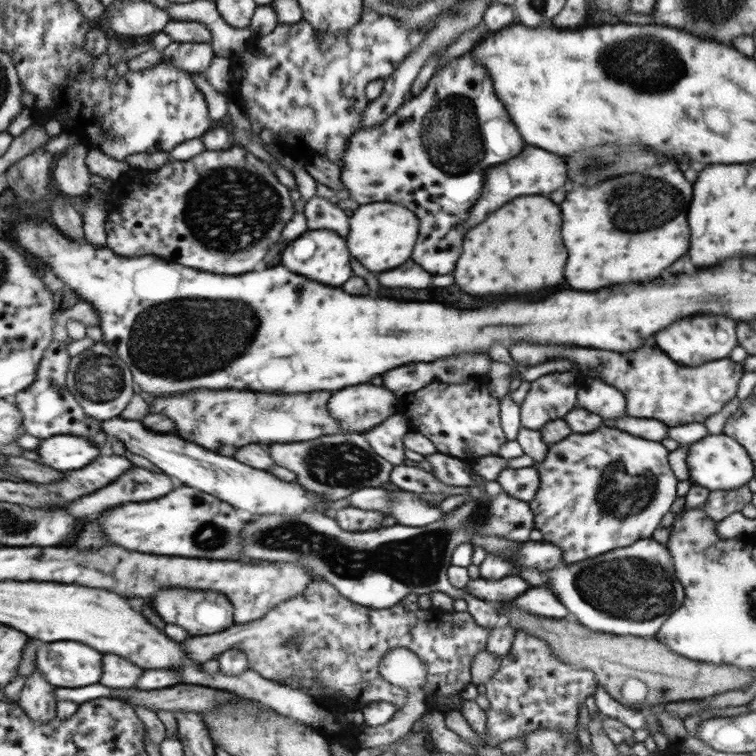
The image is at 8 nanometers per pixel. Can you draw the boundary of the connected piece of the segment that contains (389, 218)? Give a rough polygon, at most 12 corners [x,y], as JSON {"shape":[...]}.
{"shape":[[401,204],[356,205],[348,248],[370,272],[412,256],[419,220]]}

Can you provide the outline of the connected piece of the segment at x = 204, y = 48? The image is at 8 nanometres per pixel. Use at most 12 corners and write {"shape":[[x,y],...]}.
{"shape":[[175,42],[164,62],[205,72],[215,59],[210,43]]}

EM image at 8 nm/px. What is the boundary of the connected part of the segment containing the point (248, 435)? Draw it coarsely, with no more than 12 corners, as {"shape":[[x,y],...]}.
{"shape":[[196,390],[149,399],[178,436],[234,457],[342,432],[332,392]]}

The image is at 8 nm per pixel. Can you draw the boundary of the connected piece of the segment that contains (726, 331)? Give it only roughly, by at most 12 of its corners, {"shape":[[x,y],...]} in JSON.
{"shape":[[688,316],[656,336],[684,366],[730,357],[736,322]]}

